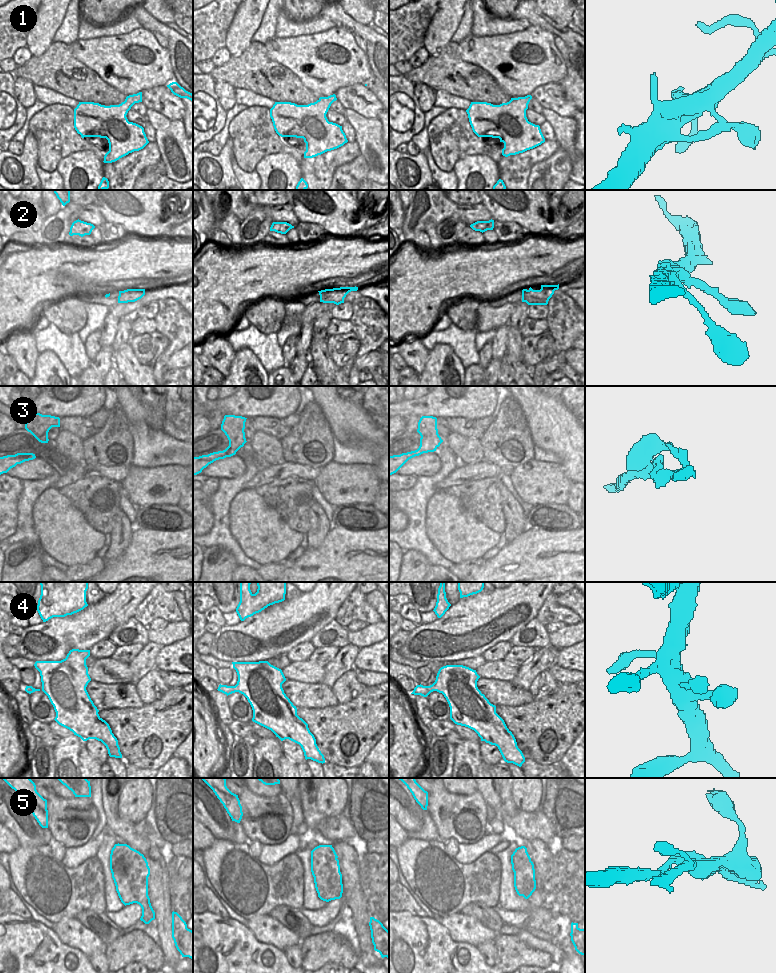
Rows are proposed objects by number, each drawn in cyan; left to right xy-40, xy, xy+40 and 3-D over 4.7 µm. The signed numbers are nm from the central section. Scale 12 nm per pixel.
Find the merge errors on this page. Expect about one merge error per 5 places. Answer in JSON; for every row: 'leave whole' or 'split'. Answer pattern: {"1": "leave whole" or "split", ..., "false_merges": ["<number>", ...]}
{"1": "leave whole", "2": "leave whole", "3": "split", "4": "leave whole", "5": "split", "false_merges": ["3", "5"]}

